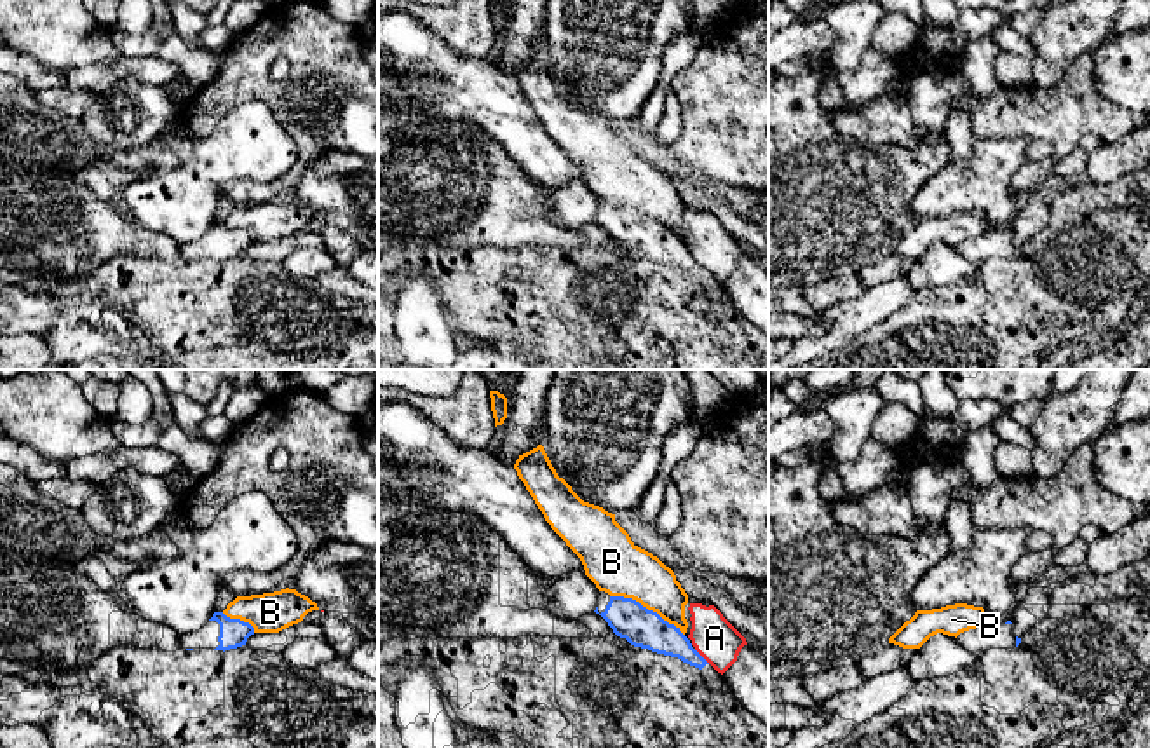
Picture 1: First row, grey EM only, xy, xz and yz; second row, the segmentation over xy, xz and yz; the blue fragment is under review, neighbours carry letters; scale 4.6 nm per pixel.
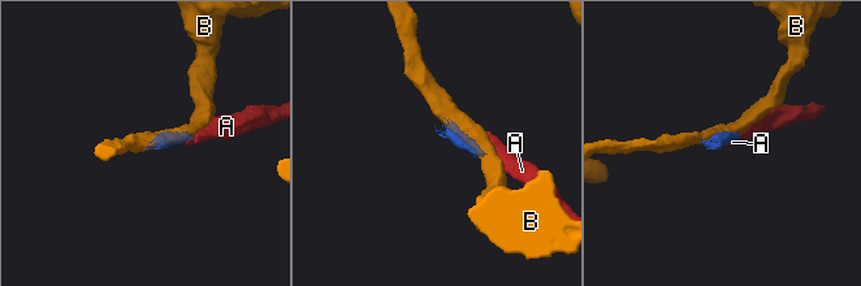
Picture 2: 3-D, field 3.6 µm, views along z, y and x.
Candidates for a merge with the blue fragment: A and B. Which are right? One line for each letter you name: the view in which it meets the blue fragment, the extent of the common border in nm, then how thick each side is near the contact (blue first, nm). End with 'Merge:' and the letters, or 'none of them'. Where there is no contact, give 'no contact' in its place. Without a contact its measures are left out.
Merge: none of them

